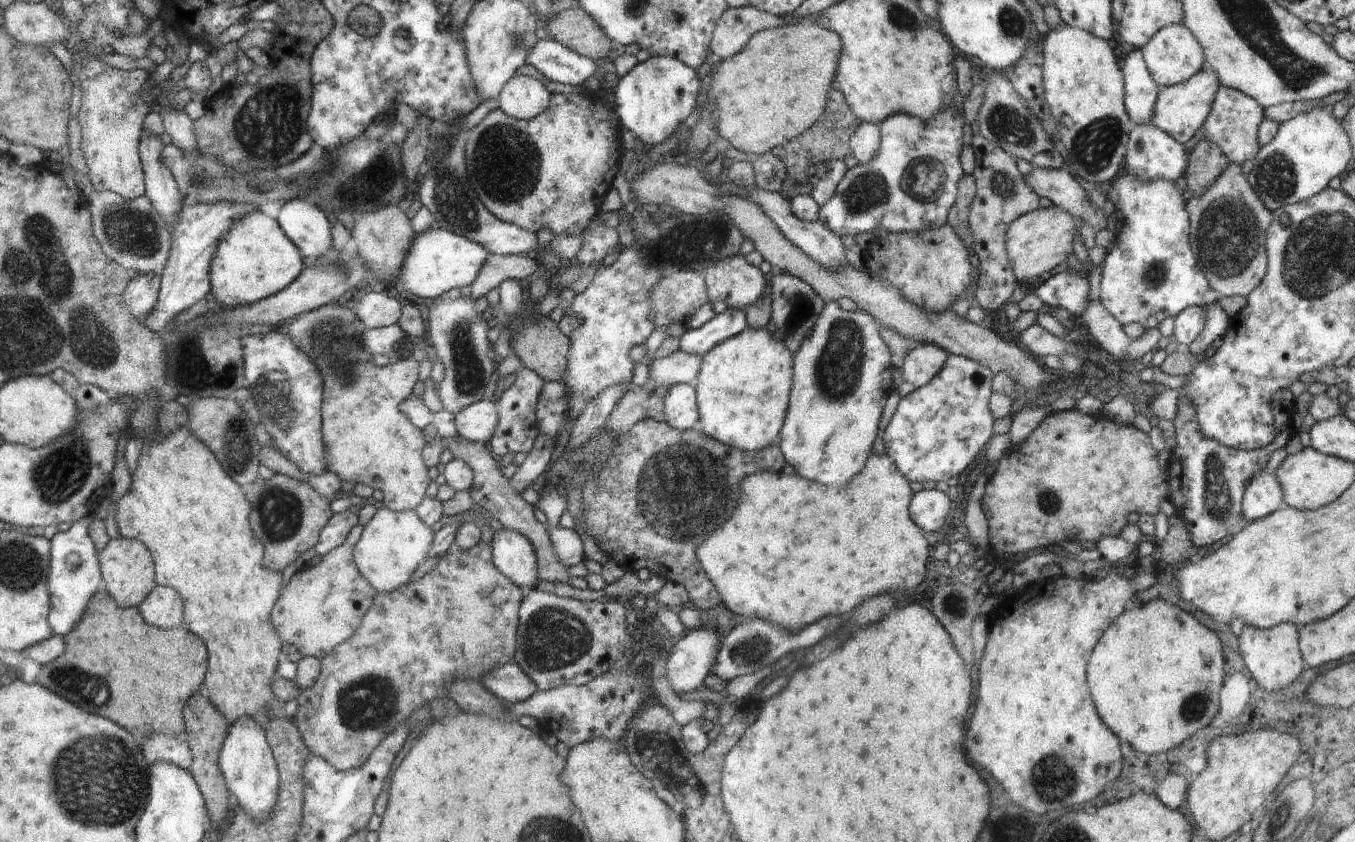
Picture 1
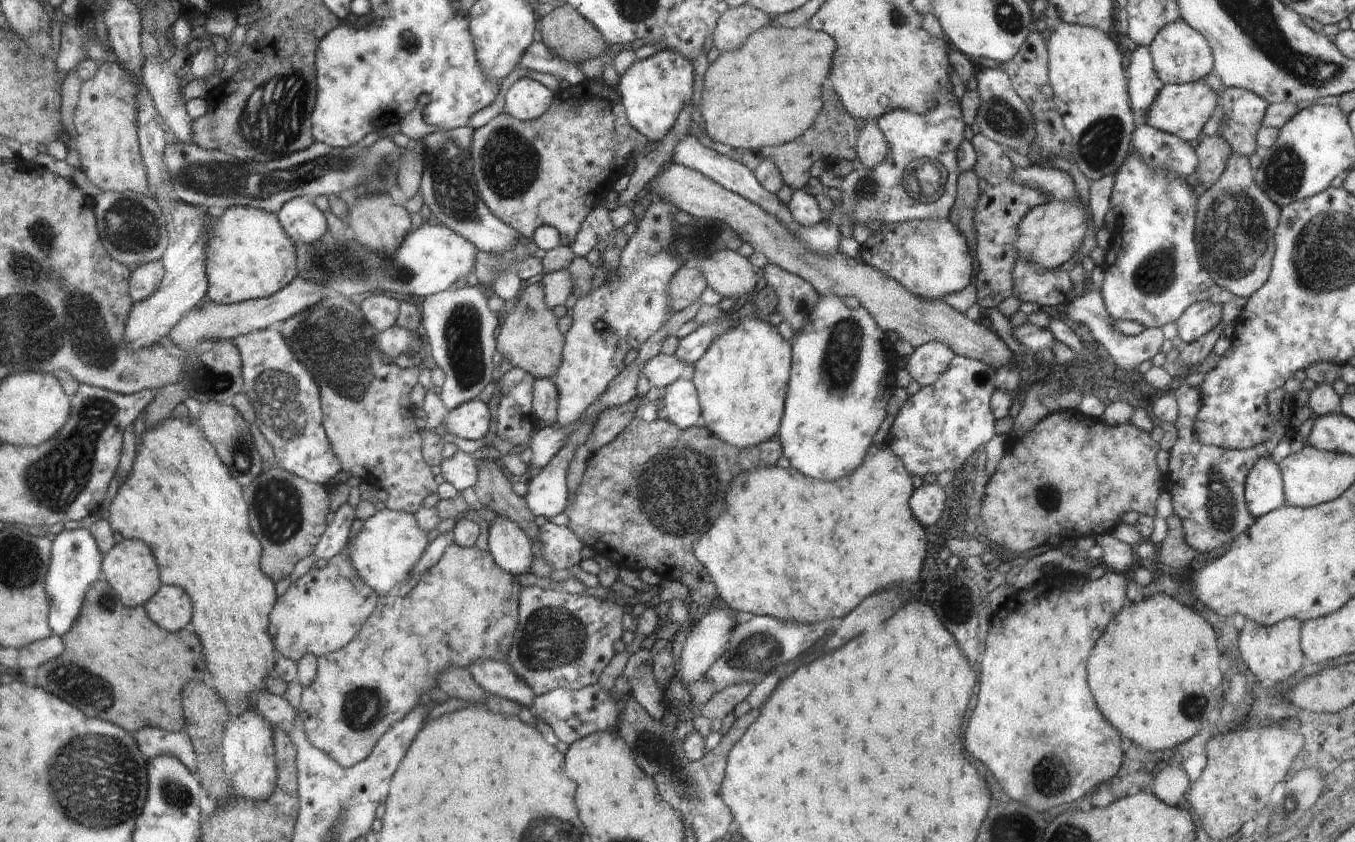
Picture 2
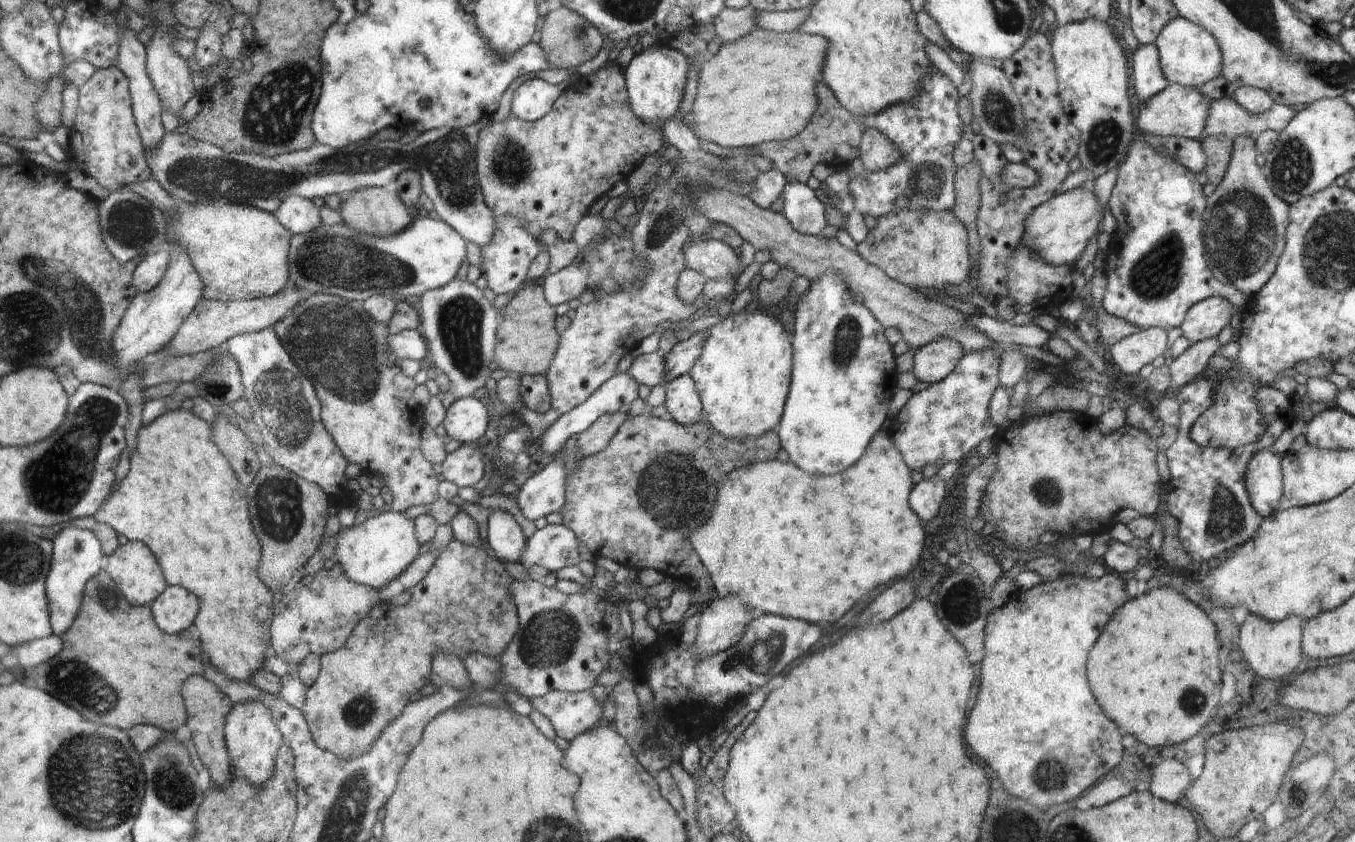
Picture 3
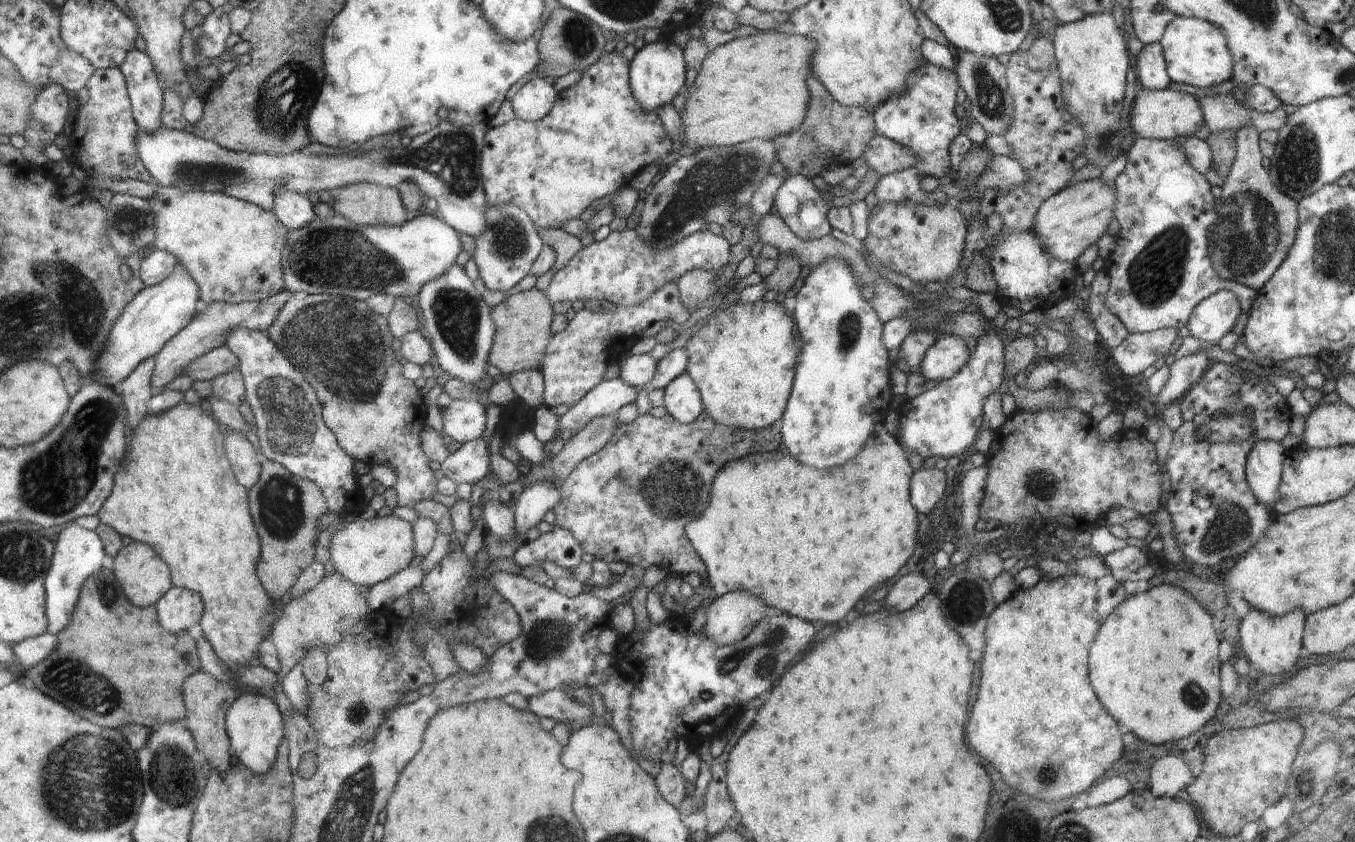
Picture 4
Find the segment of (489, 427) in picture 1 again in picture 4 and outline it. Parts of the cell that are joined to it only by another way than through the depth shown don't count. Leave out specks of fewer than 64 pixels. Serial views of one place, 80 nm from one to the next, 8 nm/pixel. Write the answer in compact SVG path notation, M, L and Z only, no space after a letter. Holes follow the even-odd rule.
M452 399L443 413L443 434L447 440L469 443L484 432L484 408L478 401Z

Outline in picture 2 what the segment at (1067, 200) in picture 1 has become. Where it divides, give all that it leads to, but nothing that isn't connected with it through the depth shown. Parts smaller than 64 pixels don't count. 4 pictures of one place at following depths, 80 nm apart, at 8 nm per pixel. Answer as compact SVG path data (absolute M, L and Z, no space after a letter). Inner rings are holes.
M1038 165L1027 168L1016 167L1012 169L1011 181L1028 187L1038 189L1046 194L1052 194L1055 199L1074 199L1077 192L1074 189L1074 181L1066 171L1060 169L1045 169Z

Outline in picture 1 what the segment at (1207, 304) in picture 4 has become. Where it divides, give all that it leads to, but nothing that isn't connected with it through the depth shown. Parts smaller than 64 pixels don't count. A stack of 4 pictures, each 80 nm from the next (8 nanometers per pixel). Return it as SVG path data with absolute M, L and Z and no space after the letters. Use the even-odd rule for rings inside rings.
M1205 305L1185 308L1175 316L1174 338L1179 346L1186 347L1196 340L1200 331L1207 323L1207 308Z

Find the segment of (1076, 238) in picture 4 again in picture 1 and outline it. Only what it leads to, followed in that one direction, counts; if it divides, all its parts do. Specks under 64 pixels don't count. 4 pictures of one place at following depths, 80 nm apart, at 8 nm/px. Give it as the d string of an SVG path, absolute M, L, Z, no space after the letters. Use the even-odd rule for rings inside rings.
M1056 206L1040 207L1010 222L1006 230L1006 252L1014 268L1017 282L1030 283L1036 277L1050 272L1061 262L1066 261L1067 256L1073 253L1072 238L1077 228L1079 222L1075 221L1068 212Z

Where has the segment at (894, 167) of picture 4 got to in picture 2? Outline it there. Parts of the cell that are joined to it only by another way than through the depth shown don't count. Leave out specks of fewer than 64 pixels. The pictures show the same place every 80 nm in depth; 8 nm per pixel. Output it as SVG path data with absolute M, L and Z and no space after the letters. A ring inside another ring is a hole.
M878 125L860 129L856 141L857 157L866 168L874 168L882 164L889 155L889 143Z

